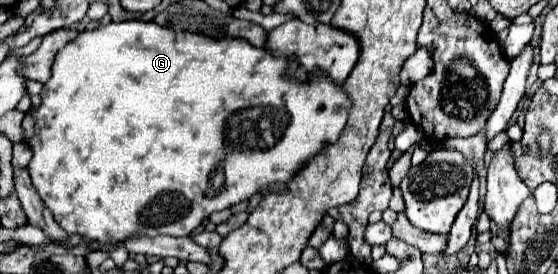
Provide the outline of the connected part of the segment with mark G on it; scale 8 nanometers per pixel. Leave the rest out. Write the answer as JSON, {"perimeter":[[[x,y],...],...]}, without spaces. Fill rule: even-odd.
{"perimeter":[[[136,18],[126,22],[110,22],[108,26],[98,26],[94,30],[84,30],[56,54],[52,76],[40,92],[40,106],[30,108],[22,120],[24,142],[32,150],[32,158],[26,166],[32,186],[36,188],[40,200],[52,212],[60,228],[68,234],[82,236],[86,242],[116,244],[134,236],[188,236],[212,212],[230,208],[250,198],[258,190],[266,190],[274,184],[288,184],[292,172],[302,168],[302,164],[306,164],[310,156],[316,156],[326,144],[338,140],[348,120],[350,100],[346,92],[342,92],[342,86],[336,86],[322,74],[304,84],[292,82],[288,78],[288,72],[294,72],[296,66],[298,64],[294,58],[274,58],[264,48],[254,48],[238,38],[214,40],[202,34],[174,32],[154,22],[142,22]]]}

